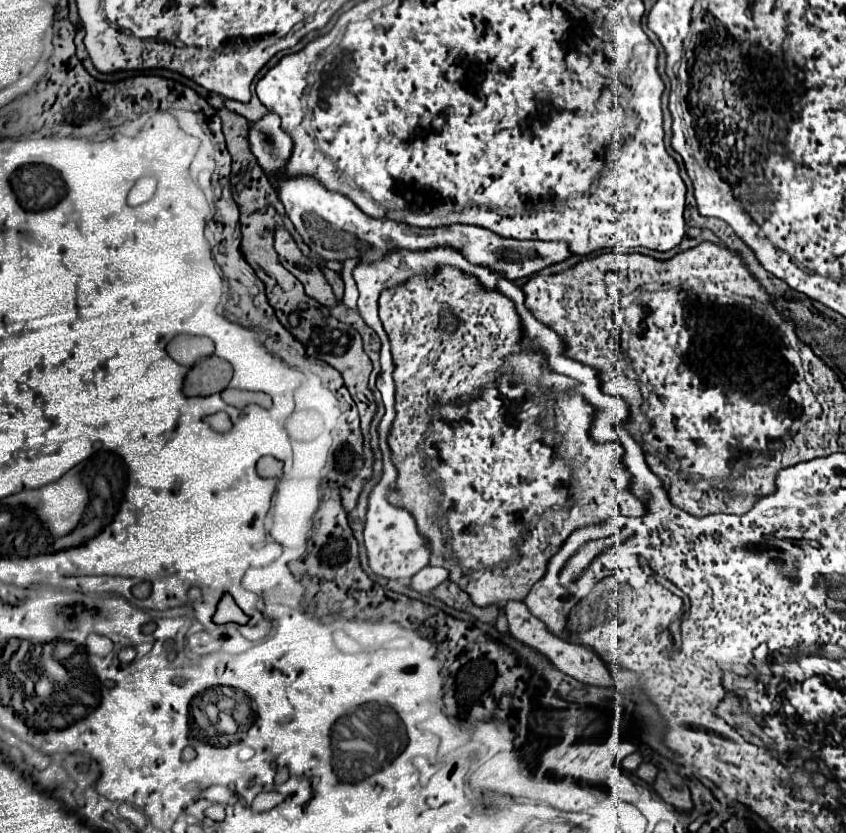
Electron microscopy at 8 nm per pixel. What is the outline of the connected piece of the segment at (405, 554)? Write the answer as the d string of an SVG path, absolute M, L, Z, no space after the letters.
M383 460L383 474L381 480L373 486L369 494L369 506L365 514L365 548L367 548L367 558L369 558L369 568L383 578L389 580L409 580L413 574L417 574L421 568L429 564L429 550L427 550L427 540L417 532L415 520L407 510L391 510L387 504L389 496L389 476L391 476L391 466L393 462Z

